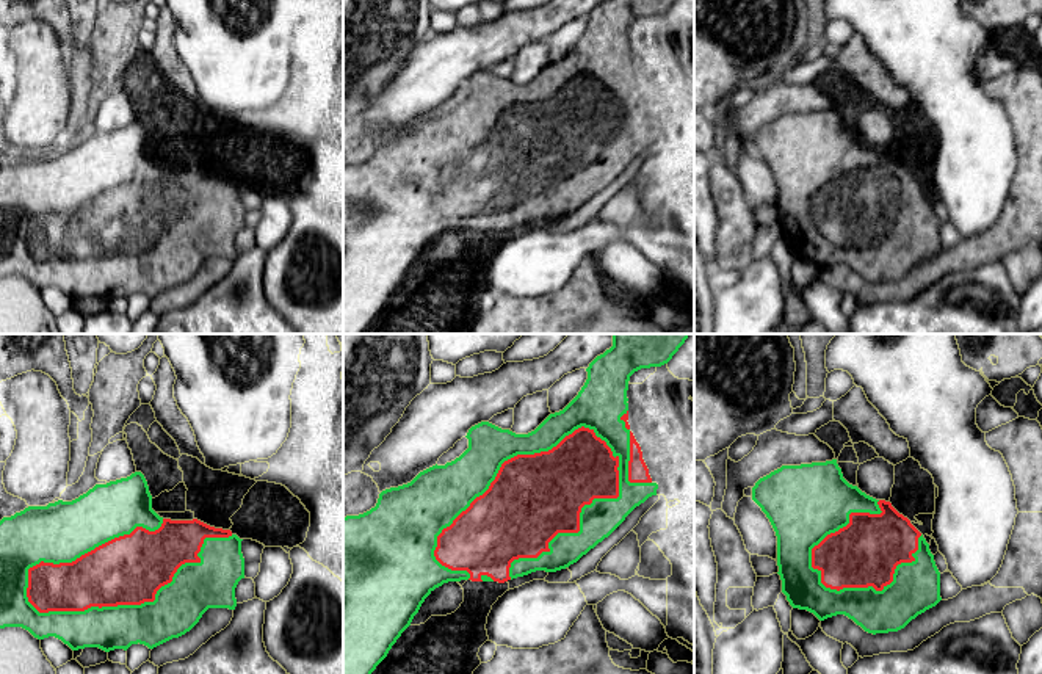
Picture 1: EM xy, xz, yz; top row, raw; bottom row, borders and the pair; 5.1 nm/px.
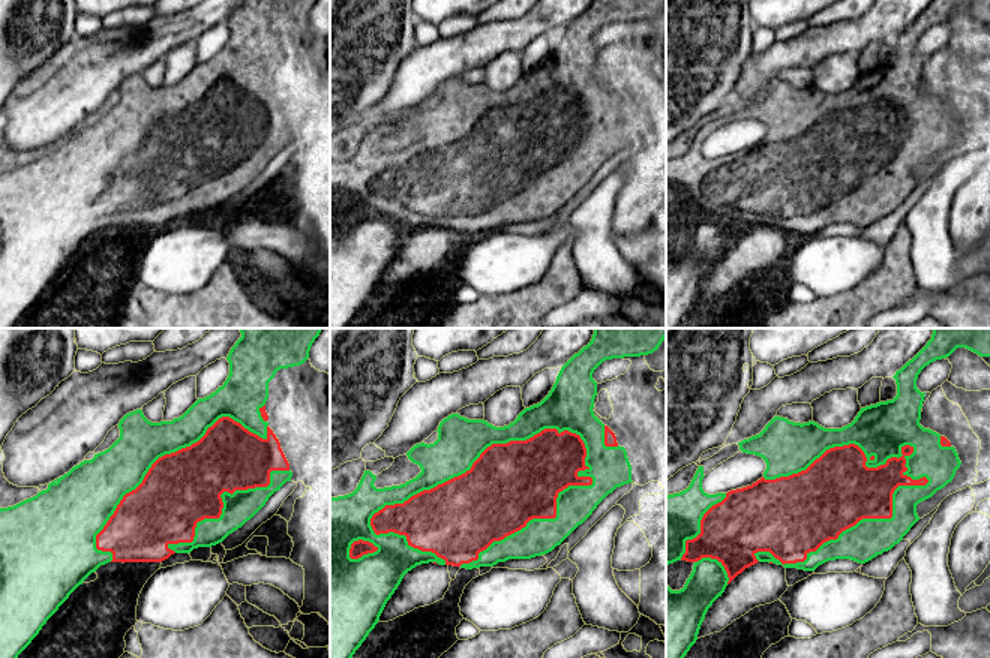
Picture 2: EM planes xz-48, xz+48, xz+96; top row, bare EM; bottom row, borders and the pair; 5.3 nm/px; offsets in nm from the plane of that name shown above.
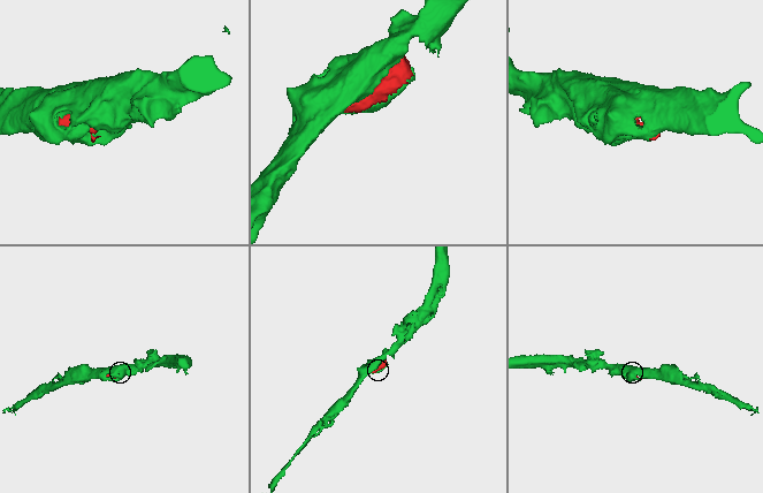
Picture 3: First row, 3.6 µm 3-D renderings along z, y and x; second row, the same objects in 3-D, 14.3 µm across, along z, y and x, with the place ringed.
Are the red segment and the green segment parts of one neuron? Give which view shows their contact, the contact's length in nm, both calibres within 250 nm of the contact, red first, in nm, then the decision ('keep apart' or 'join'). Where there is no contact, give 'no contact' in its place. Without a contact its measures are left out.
contact in xz; length 1100 nm; calibres 440 and 220 nm; join

